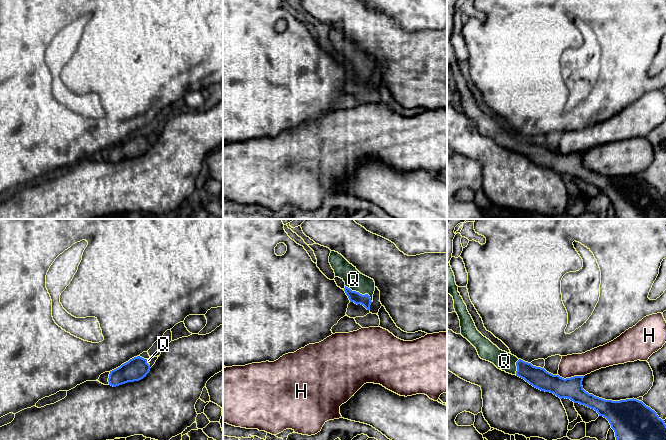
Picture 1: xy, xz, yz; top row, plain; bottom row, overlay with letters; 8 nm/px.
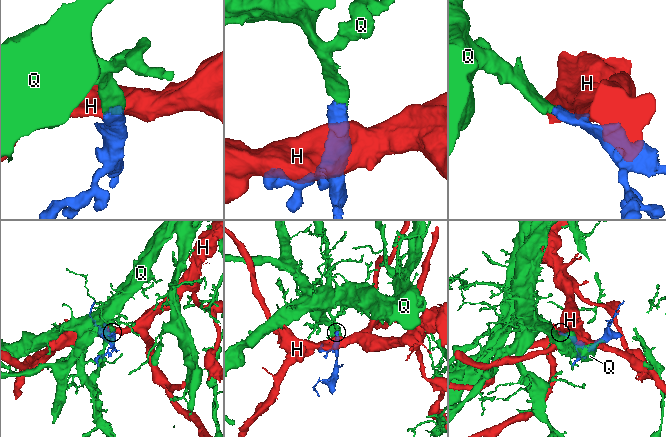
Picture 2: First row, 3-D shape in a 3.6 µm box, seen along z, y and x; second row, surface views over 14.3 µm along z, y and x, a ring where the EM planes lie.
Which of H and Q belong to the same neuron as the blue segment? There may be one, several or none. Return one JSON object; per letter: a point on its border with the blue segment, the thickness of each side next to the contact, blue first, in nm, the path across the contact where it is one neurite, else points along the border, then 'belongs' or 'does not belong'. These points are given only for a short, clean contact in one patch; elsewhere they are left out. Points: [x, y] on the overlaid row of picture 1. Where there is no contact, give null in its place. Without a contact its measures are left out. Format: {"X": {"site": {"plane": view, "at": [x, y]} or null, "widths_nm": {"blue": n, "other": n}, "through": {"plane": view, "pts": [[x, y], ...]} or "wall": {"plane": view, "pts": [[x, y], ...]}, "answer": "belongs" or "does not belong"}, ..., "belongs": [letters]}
{"H": {"site": {"plane": "yz", "at": [571, 377]}, "widths_nm": {"blue": 180, "other": 180}, "wall": {"plane": "yz", "pts": [[558, 374], [564, 378], [583, 376]]}, "answer": "does not belong"}, "Q": {"site": {"plane": "xz", "at": [359, 293]}, "widths_nm": {"blue": 90, "other": 150}, "through": {"plane": "xz", "pts": [[365, 300], [359, 293], [359, 288], [353, 279]]}, "answer": "belongs"}, "belongs": ["Q"]}

